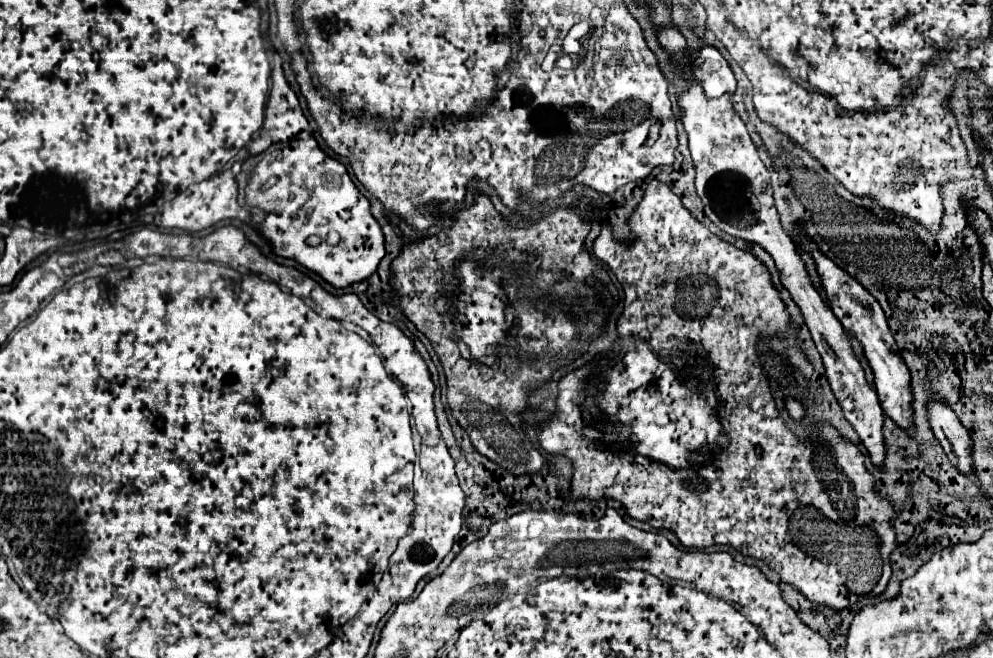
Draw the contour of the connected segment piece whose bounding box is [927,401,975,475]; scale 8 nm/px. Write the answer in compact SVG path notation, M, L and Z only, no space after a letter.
M941 401L929 403L927 411L929 411L931 429L935 437L939 439L943 451L947 453L949 461L953 463L953 467L963 475L973 475L975 473L971 465L973 441L969 431L961 425L957 415Z

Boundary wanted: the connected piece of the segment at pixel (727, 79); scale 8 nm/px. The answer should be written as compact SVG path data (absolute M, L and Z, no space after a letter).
M703 47L697 53L693 73L701 81L707 97L721 97L725 91L735 91L733 71L715 47Z

